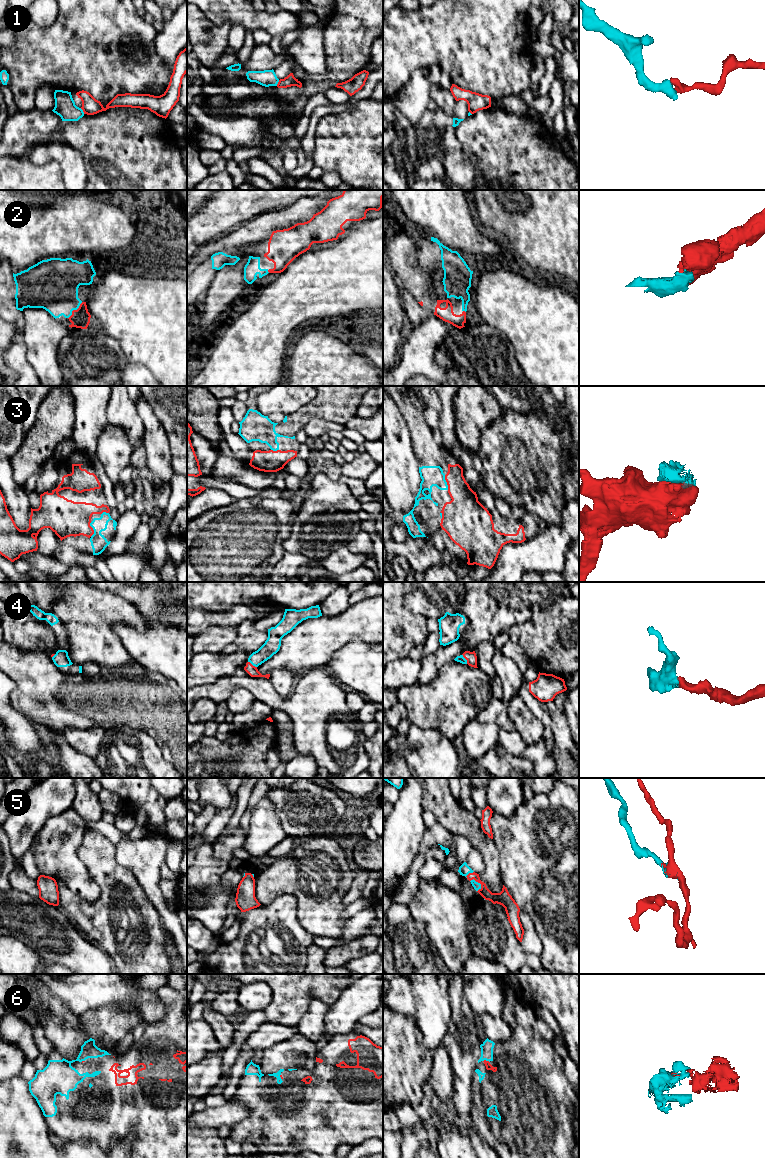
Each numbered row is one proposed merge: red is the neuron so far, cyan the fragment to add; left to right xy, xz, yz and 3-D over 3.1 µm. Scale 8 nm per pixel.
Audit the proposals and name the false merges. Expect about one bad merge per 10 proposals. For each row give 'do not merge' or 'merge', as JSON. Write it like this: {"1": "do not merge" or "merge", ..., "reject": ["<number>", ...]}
{"1": "do not merge", "2": "merge", "3": "merge", "4": "merge", "5": "merge", "6": "merge", "reject": ["1"]}

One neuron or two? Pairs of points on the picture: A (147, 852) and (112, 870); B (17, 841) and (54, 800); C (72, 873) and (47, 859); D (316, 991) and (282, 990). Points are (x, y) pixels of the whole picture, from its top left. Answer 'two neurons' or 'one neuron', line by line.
A: two neurons
B: one neuron
C: one neuron
D: one neuron

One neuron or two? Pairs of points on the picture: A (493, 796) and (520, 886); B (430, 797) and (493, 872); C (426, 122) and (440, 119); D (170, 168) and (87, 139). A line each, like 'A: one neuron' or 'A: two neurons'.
A: two neurons
B: one neuron
C: one neuron
D: one neuron

